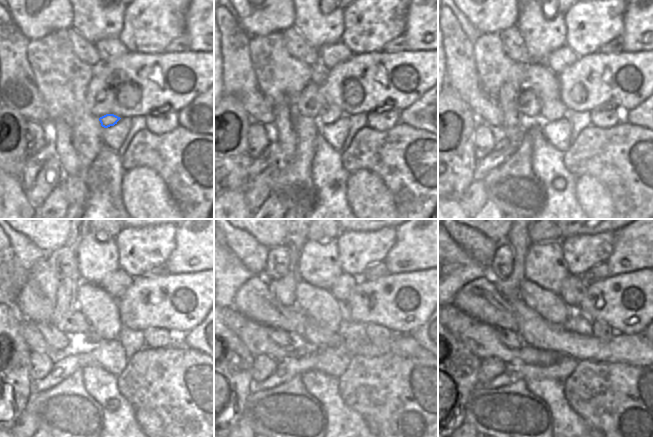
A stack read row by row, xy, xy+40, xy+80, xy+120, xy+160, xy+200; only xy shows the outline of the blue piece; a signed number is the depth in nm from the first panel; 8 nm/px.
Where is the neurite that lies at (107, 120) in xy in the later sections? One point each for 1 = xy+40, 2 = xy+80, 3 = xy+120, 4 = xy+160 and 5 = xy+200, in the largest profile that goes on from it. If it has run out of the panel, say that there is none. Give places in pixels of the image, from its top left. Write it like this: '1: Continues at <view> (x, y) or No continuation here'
1: Continues at xy+40 (332, 113)
2: Continues at xy+80 (540, 78)
3: Continues at xy+120 (100, 309)
4: Continues at xy+160 (319, 304)
5: Continues at xy+200 (549, 305)

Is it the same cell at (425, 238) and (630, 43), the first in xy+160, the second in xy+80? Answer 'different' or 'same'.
same

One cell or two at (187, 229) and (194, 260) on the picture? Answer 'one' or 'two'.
one

